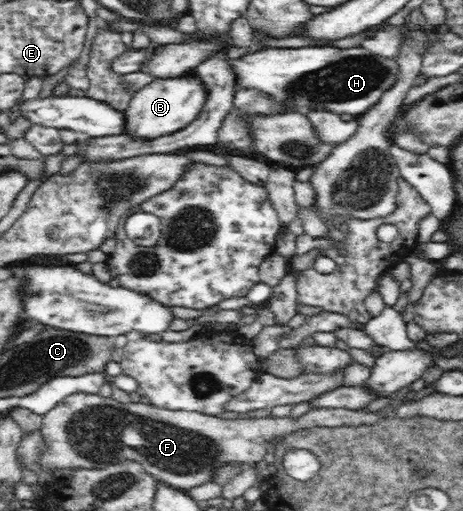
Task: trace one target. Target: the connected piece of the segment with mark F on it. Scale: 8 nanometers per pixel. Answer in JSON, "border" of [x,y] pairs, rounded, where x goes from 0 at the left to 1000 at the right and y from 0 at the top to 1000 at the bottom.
{"border":[[[158,767],[127,787],[119,798],[93,812],[86,847],[99,865],[99,879],[86,896],[91,908],[110,914],[114,924],[132,918],[222,918],[240,908],[266,902],[292,902],[307,908],[309,918],[339,941],[369,953],[402,957],[443,947],[454,932],[479,912],[482,904],[514,904],[538,910],[540,904],[564,904],[577,888],[577,869],[594,853],[624,849],[650,840],[678,840],[683,834],[762,834],[762,830],[808,832],[823,814],[810,808],[754,800],[676,800],[665,802],[646,820],[626,816],[553,820],[477,820],[421,804],[384,804],[350,800],[324,791],[302,789],[289,777],[281,787],[257,787],[240,777],[214,771]]]}

